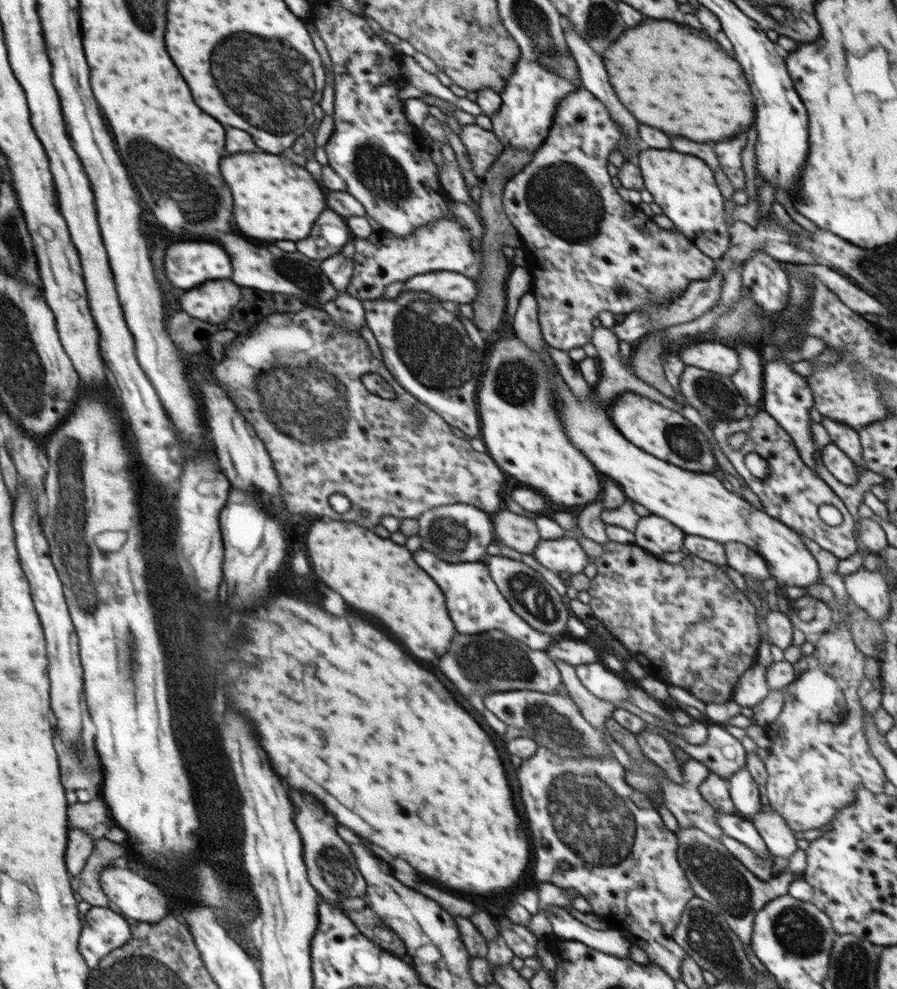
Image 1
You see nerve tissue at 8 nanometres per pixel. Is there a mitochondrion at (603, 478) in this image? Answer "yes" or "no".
no

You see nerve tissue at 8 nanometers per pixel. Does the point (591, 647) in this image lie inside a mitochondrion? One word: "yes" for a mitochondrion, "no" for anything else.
no

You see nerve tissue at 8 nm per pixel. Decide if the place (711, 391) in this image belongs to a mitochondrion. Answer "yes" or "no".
yes

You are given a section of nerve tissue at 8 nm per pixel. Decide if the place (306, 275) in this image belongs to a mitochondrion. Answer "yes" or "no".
yes

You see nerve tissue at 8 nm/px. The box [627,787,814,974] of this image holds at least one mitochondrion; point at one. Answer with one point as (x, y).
(719, 875)

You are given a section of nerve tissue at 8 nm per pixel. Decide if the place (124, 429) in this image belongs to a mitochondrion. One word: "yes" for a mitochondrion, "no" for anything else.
no

